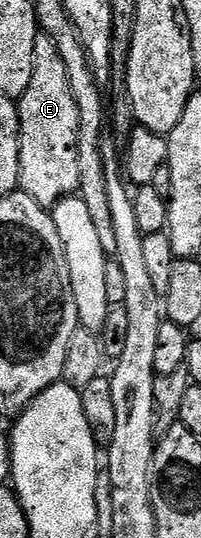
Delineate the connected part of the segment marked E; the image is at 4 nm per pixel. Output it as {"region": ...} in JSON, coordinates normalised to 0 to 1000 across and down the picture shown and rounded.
{"region":[[[194,61],[174,69],[174,84],[164,91],[164,119],[154,121],[154,154],[134,158],[134,165],[104,175],[85,191],[85,217],[95,221],[95,325],[85,338],[100,353],[129,355],[154,366],[174,366],[174,374],[194,374],[204,383],[244,388],[289,372],[318,370],[328,362],[358,362],[403,346],[393,336],[393,299],[383,297],[383,242],[393,240],[393,203],[373,195],[373,180],[353,180],[353,165],[343,164],[343,145],[323,134],[313,121],[313,106],[294,106],[284,87],[244,72],[239,65]]]}

